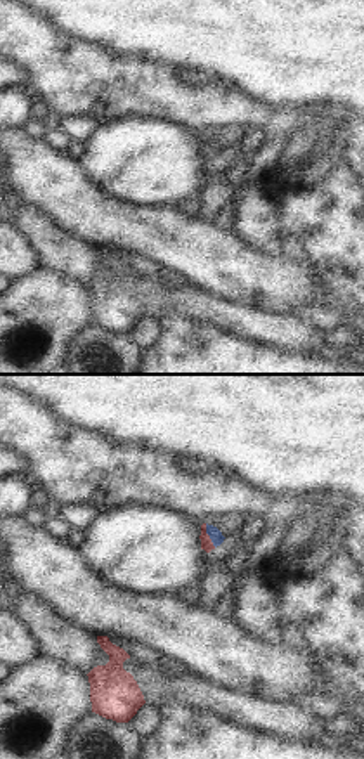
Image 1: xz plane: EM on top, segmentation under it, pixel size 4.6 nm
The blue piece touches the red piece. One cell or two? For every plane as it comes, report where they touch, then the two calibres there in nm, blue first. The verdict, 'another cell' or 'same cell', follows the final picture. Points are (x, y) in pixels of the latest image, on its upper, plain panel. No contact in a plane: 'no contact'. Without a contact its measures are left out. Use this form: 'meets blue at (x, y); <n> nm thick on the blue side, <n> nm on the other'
meets blue at (208, 146); 60 nm thick on the blue side, 60 nm on the other

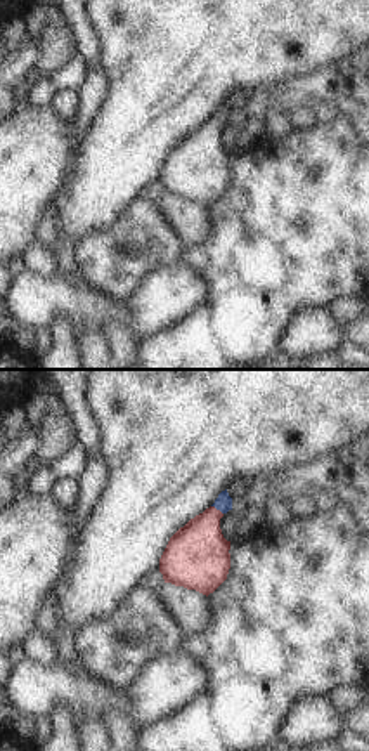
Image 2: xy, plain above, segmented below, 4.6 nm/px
meets blue at (217, 120); 80 nm thick on the blue side, 300 nm on the other

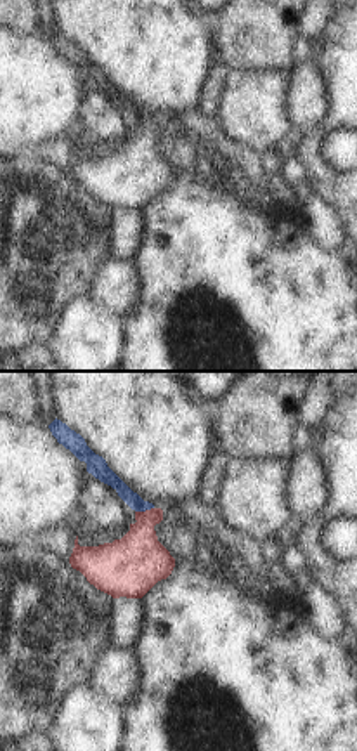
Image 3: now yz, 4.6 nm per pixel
meets blue at (144, 122); 80 nm thick on the blue side, 260 nm on the other

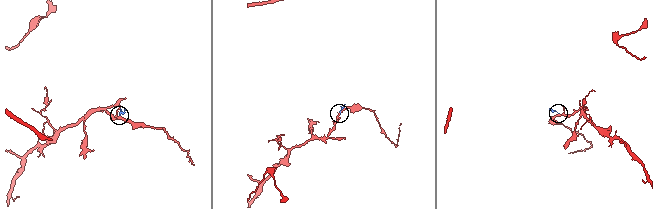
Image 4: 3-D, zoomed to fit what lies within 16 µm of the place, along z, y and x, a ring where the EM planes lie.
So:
same cell

